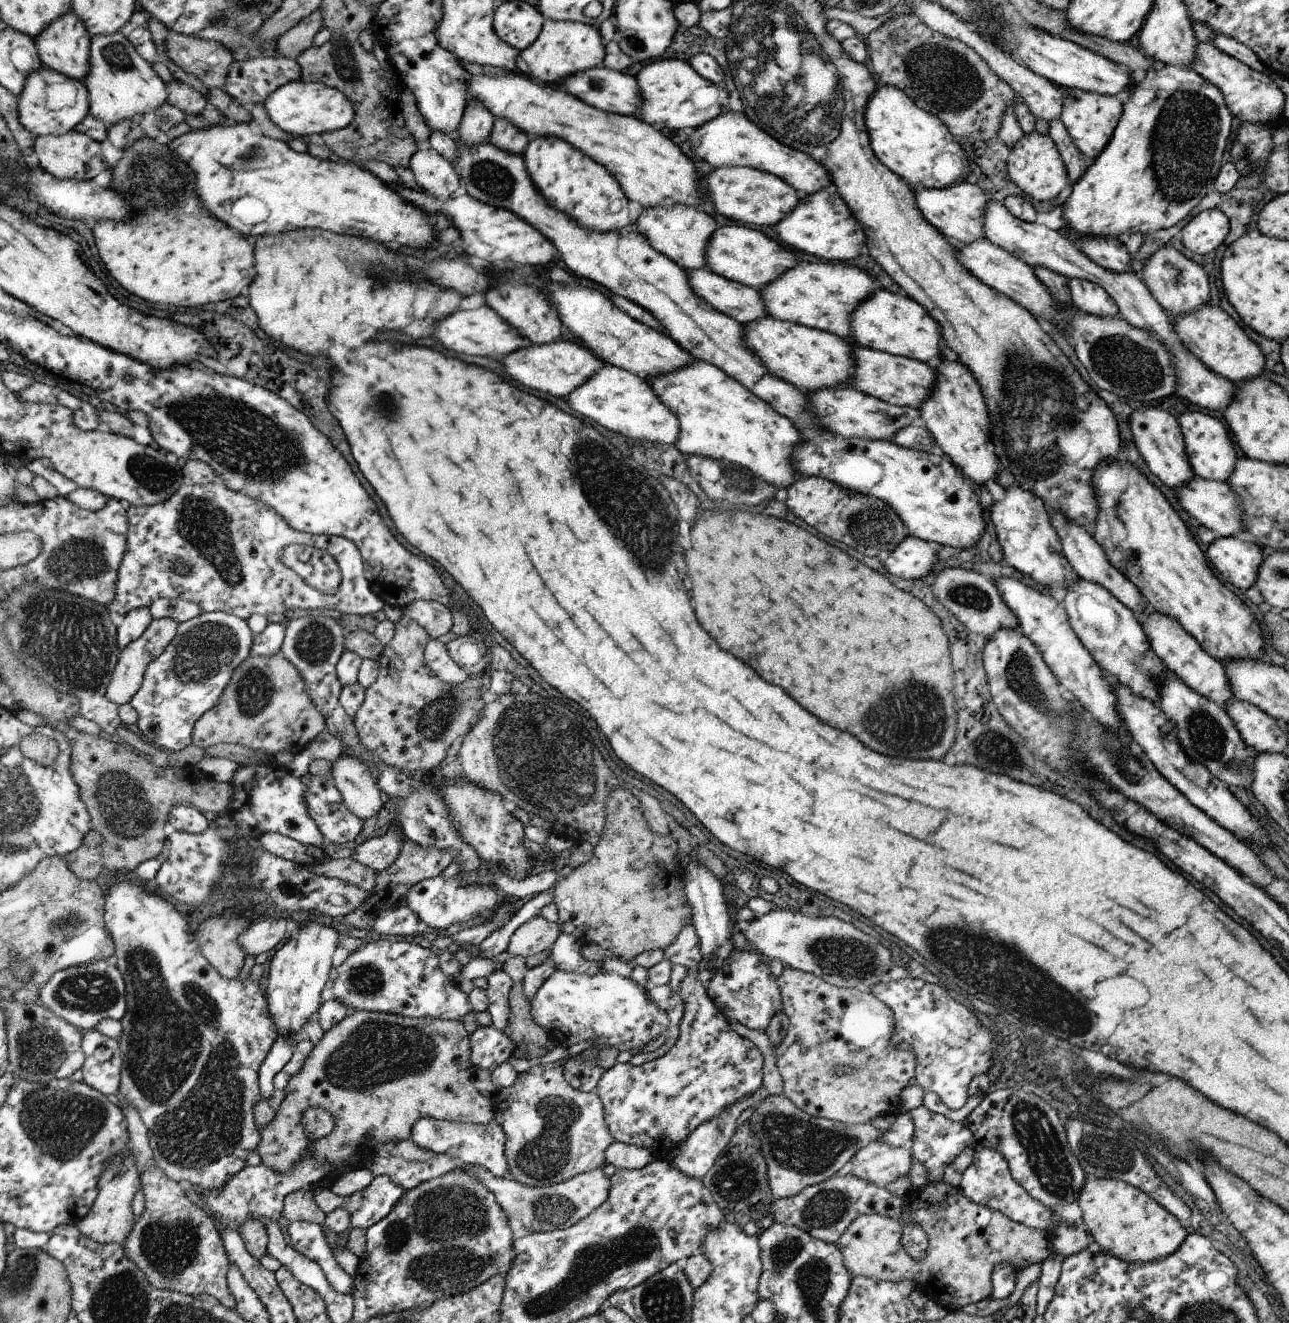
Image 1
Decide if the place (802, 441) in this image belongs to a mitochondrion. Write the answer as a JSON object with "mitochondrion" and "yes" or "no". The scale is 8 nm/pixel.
{"mitochondrion":"no"}

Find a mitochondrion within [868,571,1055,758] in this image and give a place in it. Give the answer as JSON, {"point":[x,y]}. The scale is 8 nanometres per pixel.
{"point":[969,596]}

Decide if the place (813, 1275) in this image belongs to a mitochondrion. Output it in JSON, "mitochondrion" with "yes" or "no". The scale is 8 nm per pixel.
{"mitochondrion":"yes"}

